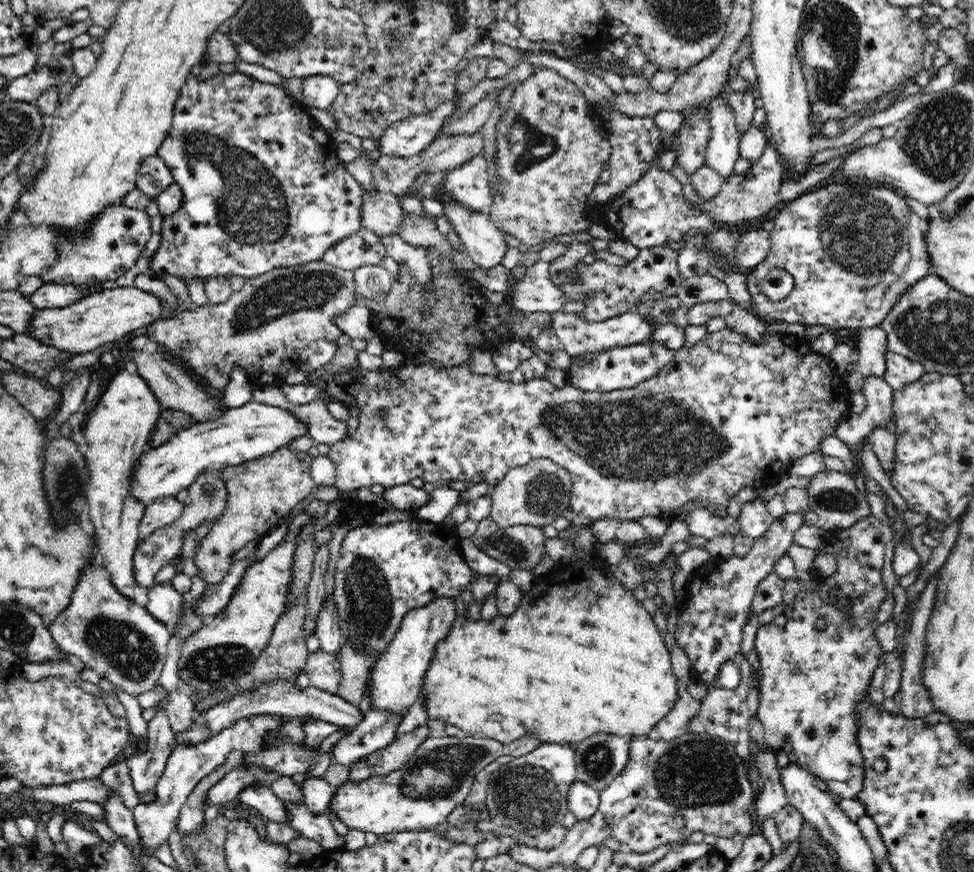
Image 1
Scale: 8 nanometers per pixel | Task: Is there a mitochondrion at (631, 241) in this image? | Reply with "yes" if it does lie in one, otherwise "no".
no

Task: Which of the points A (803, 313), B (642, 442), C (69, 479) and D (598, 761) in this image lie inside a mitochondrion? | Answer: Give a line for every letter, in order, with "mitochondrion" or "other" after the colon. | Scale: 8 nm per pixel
A: other
B: mitochondrion
C: mitochondrion
D: mitochondrion

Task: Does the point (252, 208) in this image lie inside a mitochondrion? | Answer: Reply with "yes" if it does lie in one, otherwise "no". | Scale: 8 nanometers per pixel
yes

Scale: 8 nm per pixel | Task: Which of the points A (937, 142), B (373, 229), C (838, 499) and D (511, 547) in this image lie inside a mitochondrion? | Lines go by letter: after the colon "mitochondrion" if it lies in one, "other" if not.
A: mitochondrion
B: other
C: mitochondrion
D: mitochondrion

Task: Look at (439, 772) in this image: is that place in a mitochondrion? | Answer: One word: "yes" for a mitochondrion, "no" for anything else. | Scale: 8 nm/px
yes

